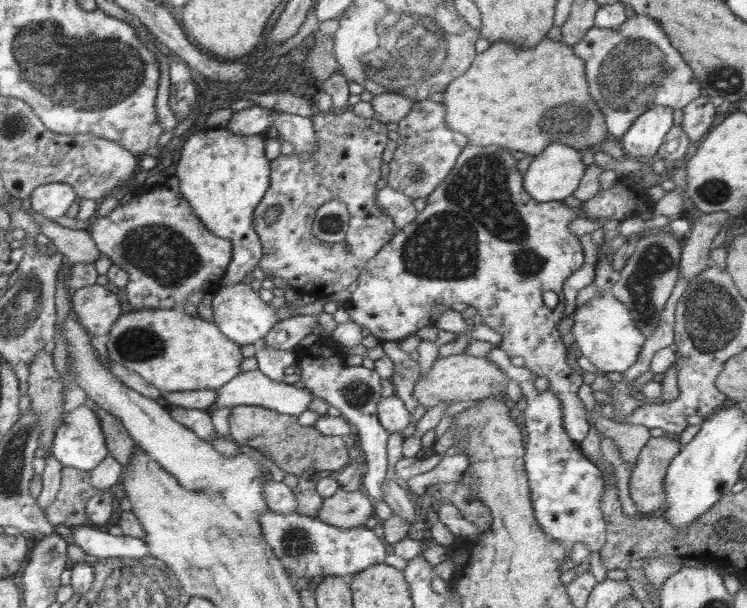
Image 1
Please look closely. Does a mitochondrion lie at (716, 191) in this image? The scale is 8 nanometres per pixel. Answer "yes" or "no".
yes

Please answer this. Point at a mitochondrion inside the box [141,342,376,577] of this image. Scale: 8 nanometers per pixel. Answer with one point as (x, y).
(296, 542)

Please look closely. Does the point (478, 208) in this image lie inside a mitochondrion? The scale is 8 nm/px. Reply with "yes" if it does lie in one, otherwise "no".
yes

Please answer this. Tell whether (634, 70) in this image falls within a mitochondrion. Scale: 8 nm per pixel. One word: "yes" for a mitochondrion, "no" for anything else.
yes

